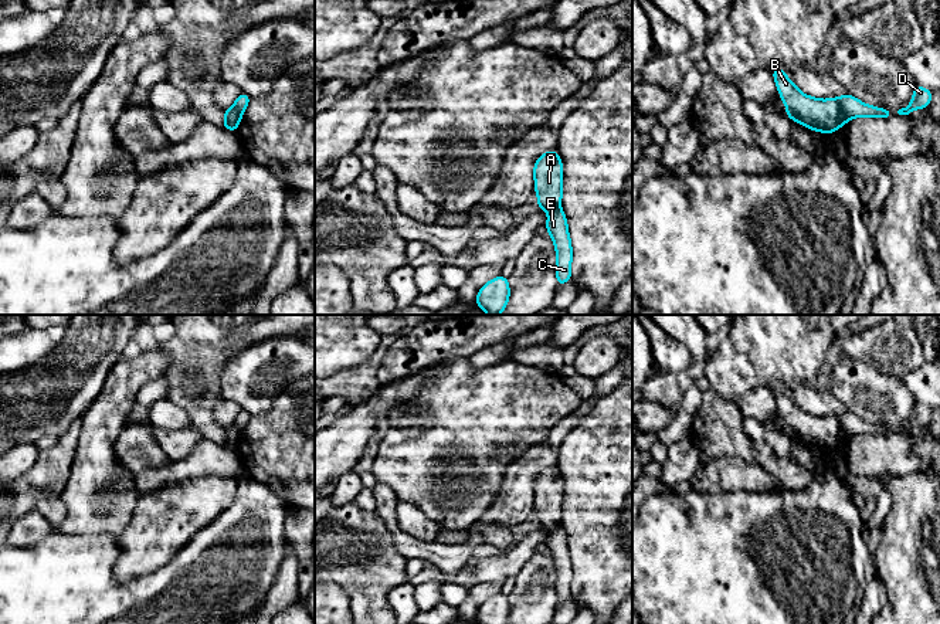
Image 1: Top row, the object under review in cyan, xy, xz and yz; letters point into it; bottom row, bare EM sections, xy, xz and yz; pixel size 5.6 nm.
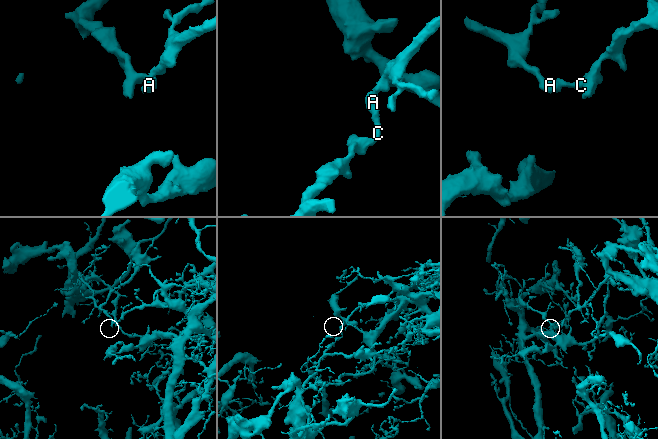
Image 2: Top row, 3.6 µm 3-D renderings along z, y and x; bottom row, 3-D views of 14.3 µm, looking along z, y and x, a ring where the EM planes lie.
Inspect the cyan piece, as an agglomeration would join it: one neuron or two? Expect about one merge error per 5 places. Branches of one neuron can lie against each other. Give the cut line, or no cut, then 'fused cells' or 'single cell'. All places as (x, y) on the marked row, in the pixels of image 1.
cut in yz along (834, 98), (849, 118); fused cells

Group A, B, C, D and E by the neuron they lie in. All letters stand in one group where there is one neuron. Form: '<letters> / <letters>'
A B / C D E

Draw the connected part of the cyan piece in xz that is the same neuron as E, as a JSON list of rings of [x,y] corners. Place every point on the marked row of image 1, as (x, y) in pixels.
[[[557,207],[547,217],[546,227],[547,233],[553,238],[554,250],[556,250],[556,278],[557,286],[570,281],[571,278],[571,240],[567,227],[567,218],[561,207]]]

